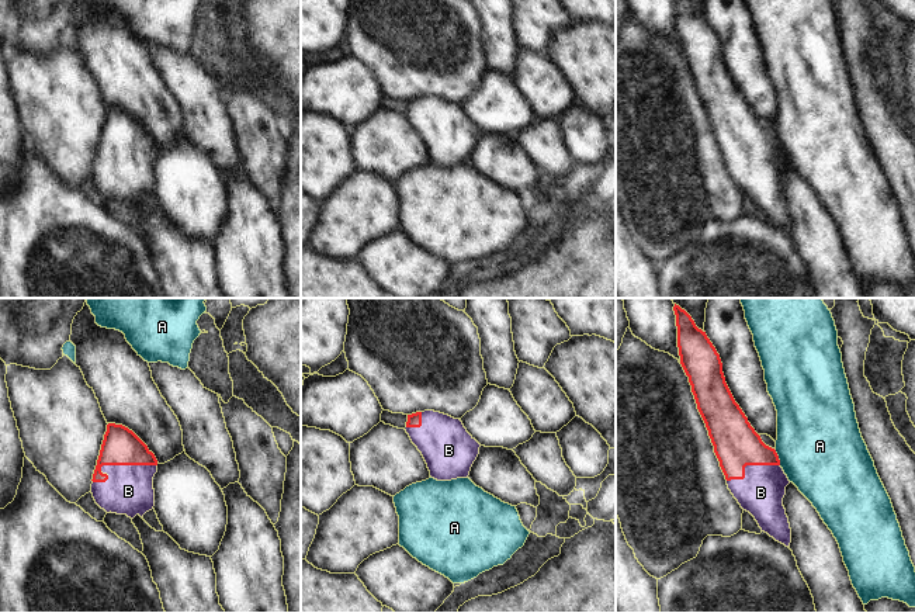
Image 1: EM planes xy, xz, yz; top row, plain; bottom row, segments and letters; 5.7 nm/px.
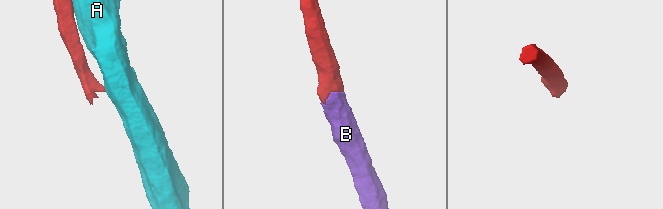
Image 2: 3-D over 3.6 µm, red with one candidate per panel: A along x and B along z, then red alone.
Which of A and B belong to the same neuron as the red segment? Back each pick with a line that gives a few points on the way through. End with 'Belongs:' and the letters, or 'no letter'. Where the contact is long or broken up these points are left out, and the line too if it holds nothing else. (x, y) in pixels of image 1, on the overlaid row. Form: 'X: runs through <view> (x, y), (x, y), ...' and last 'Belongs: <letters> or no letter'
Belongs: B

